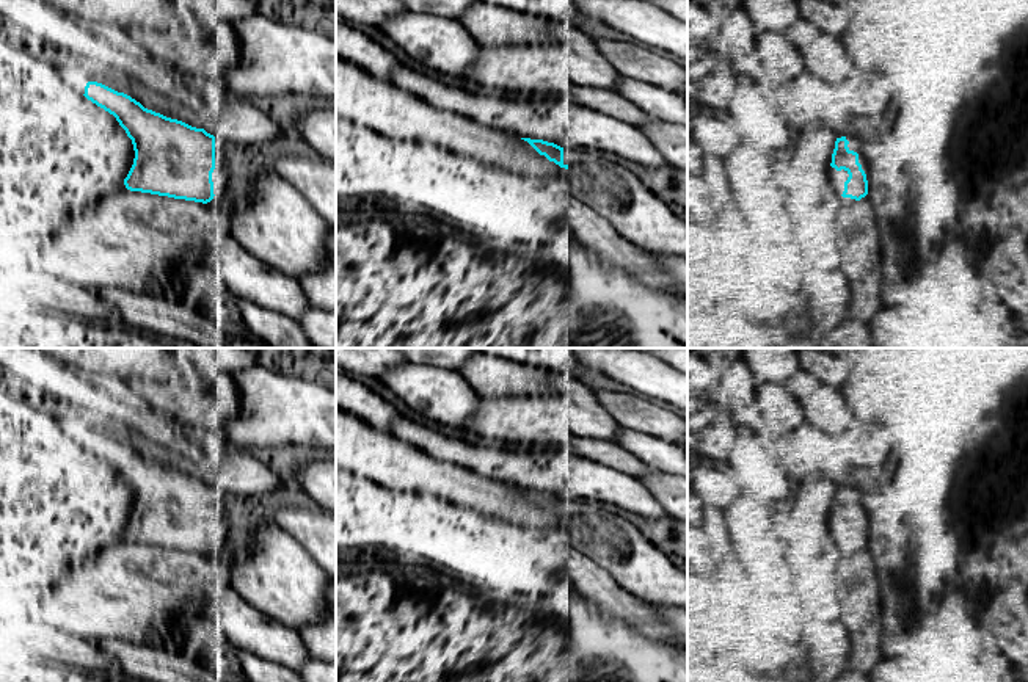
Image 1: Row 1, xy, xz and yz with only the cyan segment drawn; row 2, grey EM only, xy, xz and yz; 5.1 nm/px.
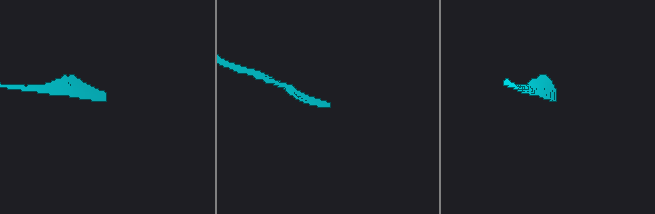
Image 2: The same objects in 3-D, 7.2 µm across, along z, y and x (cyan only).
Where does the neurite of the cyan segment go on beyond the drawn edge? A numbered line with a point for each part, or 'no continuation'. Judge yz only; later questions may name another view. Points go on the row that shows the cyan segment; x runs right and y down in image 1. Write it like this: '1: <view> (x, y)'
no continuation

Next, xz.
no continuation

